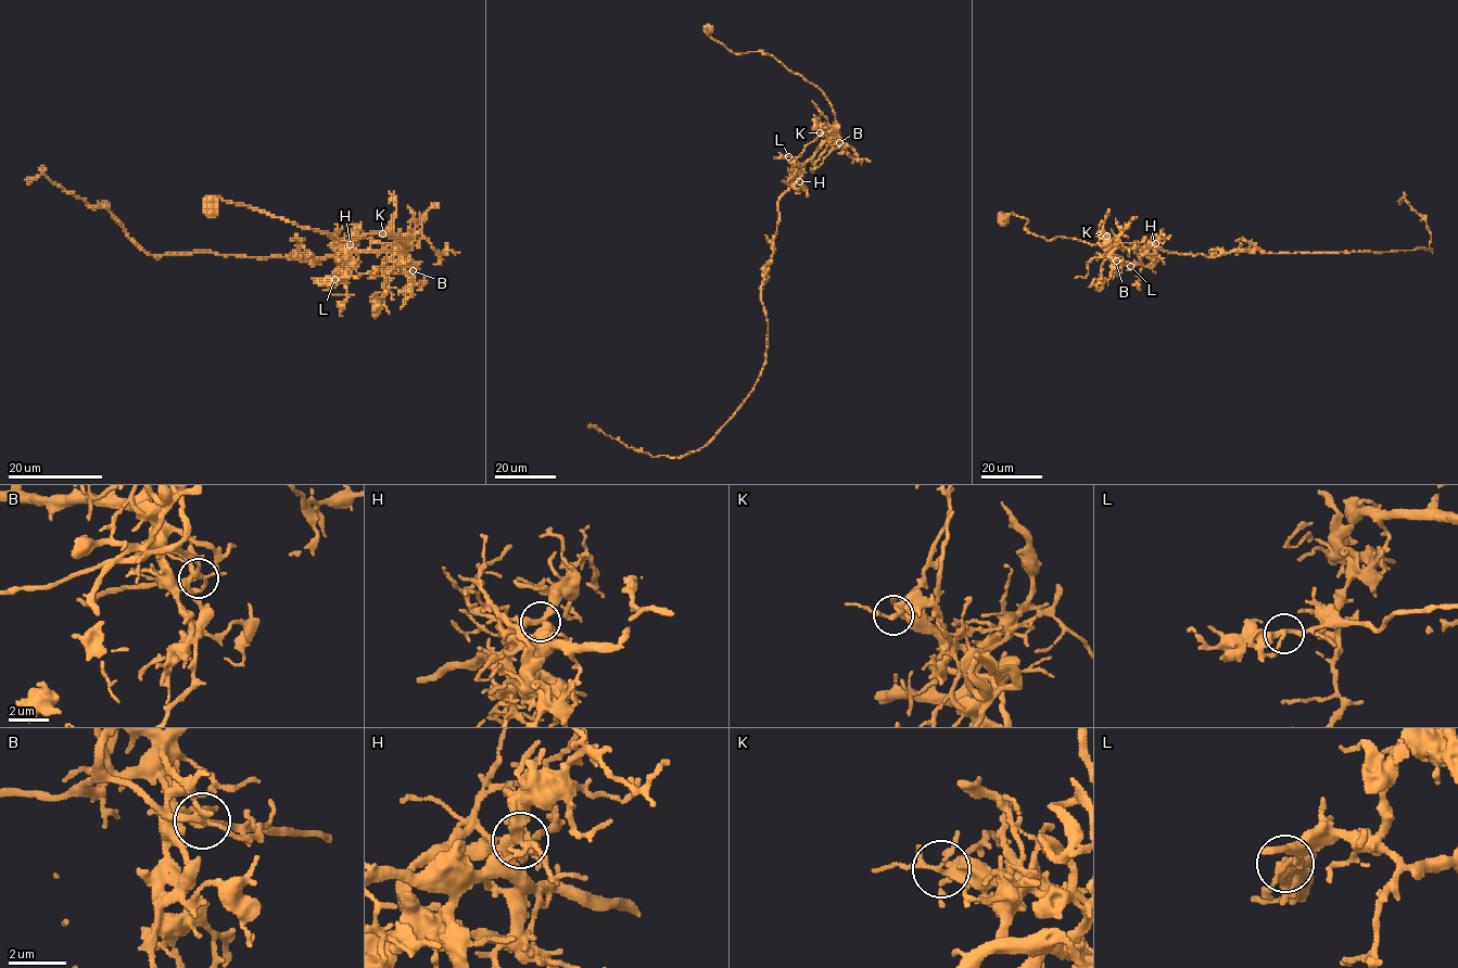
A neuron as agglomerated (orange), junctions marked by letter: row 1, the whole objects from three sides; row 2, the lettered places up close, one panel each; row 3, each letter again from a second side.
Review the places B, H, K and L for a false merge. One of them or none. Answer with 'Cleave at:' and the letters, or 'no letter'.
Cleave at: B

